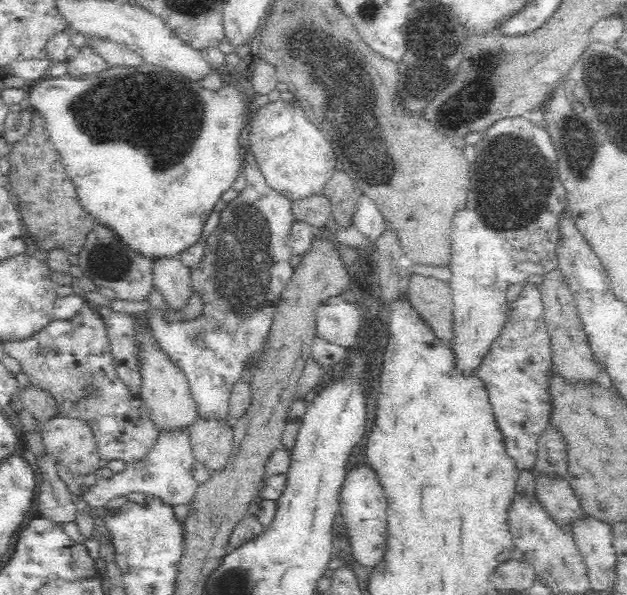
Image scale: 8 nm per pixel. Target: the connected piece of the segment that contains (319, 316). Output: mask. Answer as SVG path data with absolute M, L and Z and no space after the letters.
M341 296L328 298L318 308L315 321L316 334L348 349L356 344L364 325L362 306L344 301Z

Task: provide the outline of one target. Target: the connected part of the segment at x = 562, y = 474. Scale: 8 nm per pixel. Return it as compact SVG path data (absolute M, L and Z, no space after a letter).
M550 424L538 439L531 470L537 478L543 476L548 480L567 480L568 466L568 441L556 425Z

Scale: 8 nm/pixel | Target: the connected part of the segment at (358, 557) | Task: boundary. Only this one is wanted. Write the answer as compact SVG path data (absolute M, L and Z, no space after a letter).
M362 466L349 472L339 492L339 513L343 516L347 535L349 536L348 551L350 556L364 568L378 566L387 551L388 529L386 528L386 496L380 488L376 476L369 467Z

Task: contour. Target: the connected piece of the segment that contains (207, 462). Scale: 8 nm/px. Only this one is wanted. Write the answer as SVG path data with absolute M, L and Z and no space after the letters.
M198 419L189 430L190 446L195 458L211 474L226 468L233 451L232 427Z

